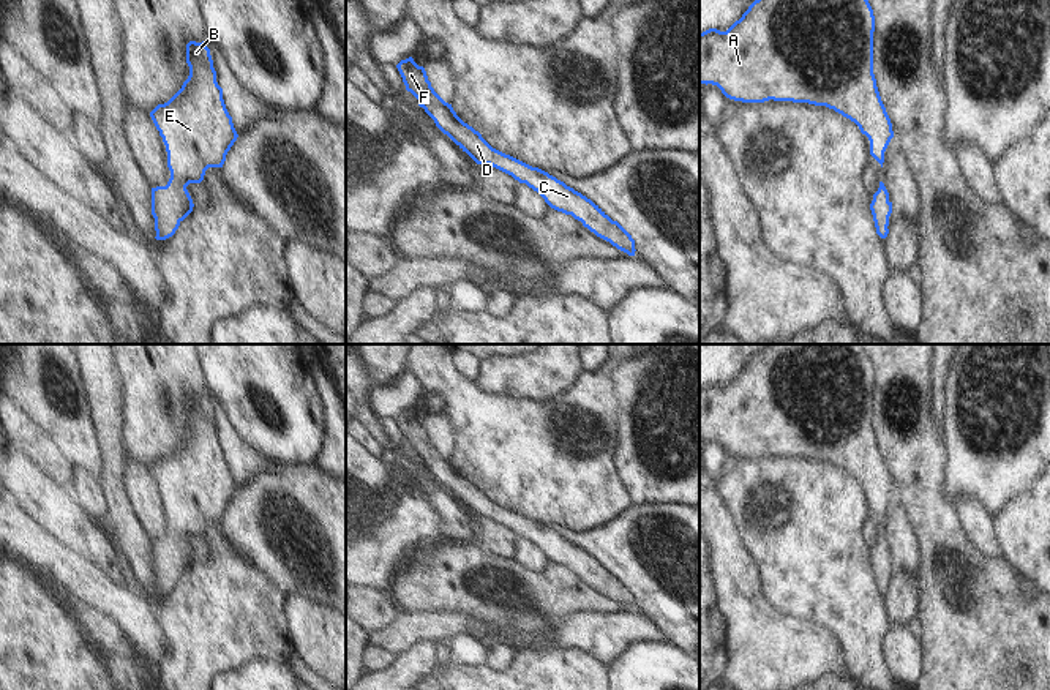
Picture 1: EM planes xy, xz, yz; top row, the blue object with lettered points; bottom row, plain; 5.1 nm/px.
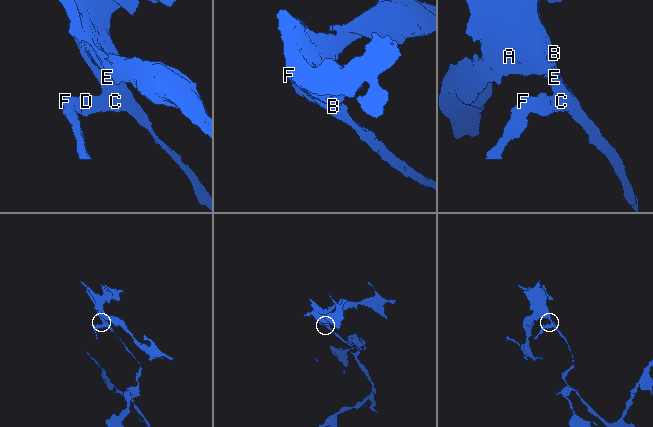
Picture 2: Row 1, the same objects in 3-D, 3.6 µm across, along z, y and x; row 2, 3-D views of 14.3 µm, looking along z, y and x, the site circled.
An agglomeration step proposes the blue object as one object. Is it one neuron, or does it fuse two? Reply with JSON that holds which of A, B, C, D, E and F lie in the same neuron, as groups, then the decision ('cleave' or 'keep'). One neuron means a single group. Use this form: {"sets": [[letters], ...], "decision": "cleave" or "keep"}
{"sets": [["A", "B", "C", "D", "E", "F"]], "decision": "keep"}

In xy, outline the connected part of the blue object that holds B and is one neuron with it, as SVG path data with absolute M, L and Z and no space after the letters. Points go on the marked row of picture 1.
M205 41L186 44L186 63L189 76L182 88L150 112L171 171L166 186L152 188L156 240L175 234L194 207L186 186L201 183L208 167L223 167L238 137Z

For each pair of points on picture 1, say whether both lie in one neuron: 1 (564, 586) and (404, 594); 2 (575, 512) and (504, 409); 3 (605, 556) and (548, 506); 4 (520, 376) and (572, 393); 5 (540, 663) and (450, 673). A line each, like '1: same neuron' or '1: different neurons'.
1: same neuron
2: same neuron
3: different neurons
4: different neurons
5: same neuron

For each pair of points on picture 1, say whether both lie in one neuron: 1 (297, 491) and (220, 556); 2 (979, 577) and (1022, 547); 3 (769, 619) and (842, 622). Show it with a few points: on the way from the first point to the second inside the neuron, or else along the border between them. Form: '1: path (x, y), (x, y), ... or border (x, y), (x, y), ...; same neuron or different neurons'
1: border (221, 521), (228, 537), (261, 569); different neurons
2: border (1001, 554), (1014, 570); different neurons
3: border (777, 607), (815, 621), (839, 646); different neurons

